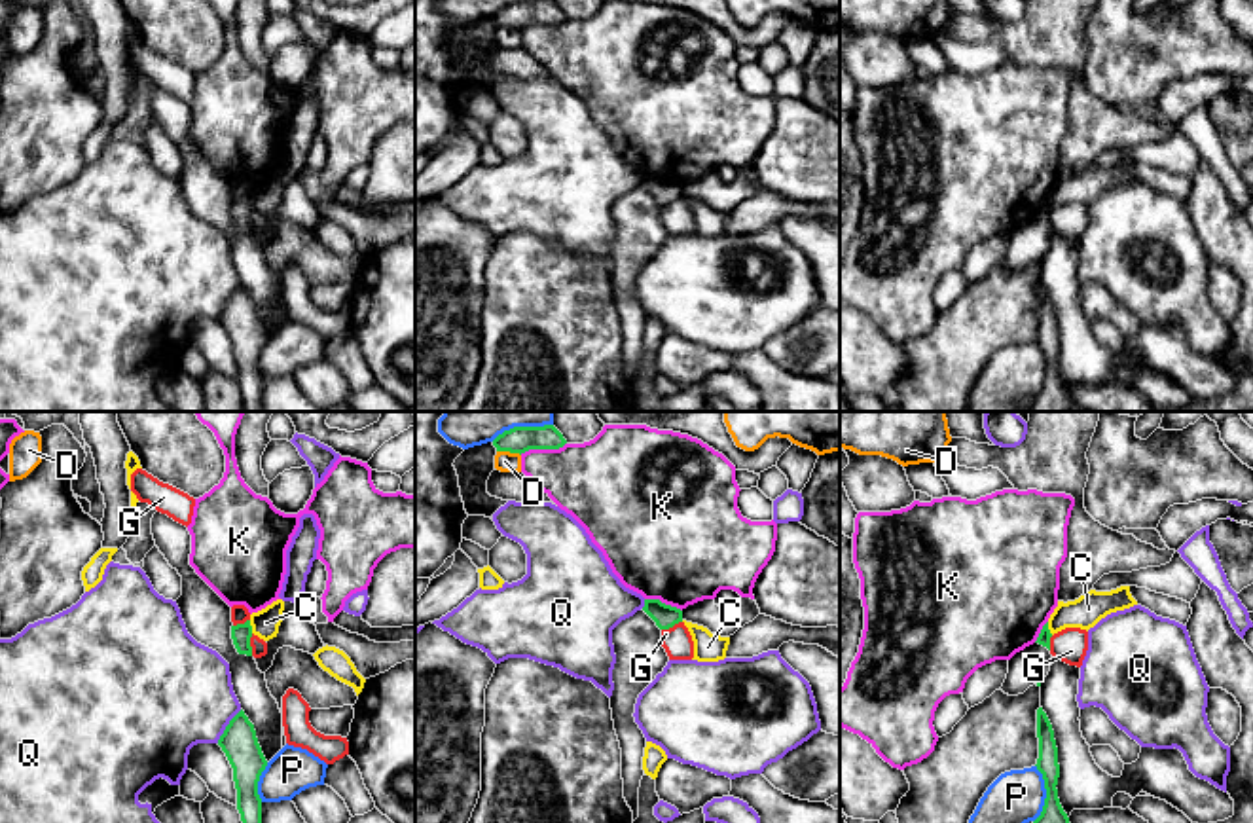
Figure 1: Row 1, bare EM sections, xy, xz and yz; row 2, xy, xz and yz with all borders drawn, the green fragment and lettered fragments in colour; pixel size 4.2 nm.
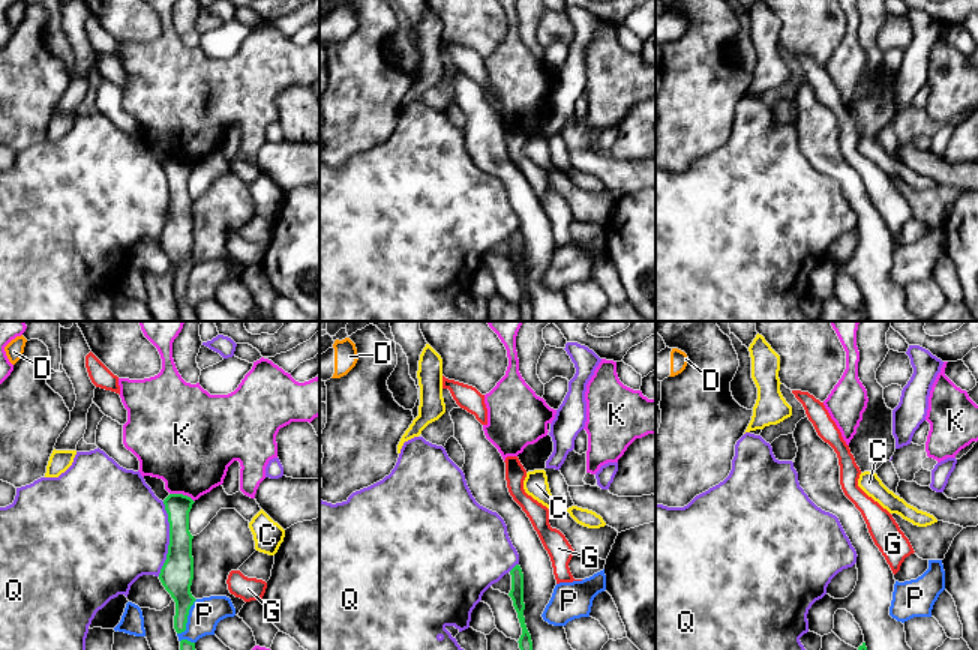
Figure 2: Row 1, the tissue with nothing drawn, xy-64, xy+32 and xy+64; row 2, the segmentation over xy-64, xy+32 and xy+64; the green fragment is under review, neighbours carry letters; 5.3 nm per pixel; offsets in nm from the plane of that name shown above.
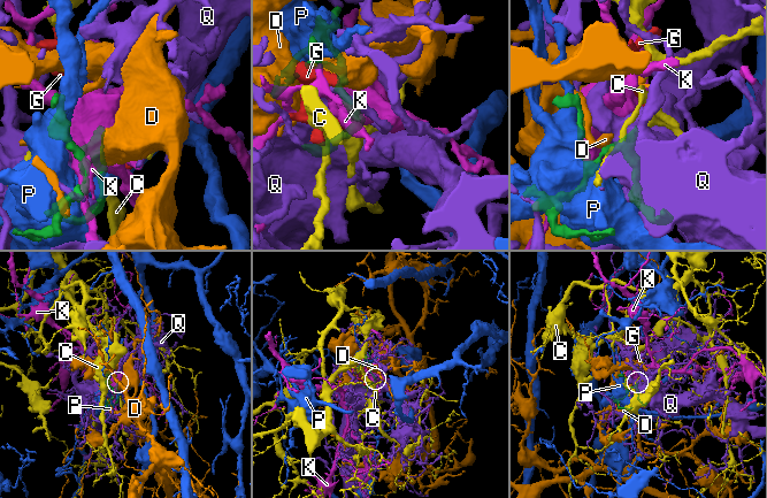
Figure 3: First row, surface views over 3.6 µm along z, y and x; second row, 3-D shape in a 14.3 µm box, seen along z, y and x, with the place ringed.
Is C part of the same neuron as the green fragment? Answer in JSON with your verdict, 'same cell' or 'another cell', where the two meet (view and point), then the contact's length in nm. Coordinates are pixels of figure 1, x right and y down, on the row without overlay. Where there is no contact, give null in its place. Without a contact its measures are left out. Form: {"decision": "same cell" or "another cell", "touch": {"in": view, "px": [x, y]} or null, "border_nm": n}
{"decision": "another cell", "touch": {"in": "xy", "px": [251, 201]}, "border_nm": 60}

